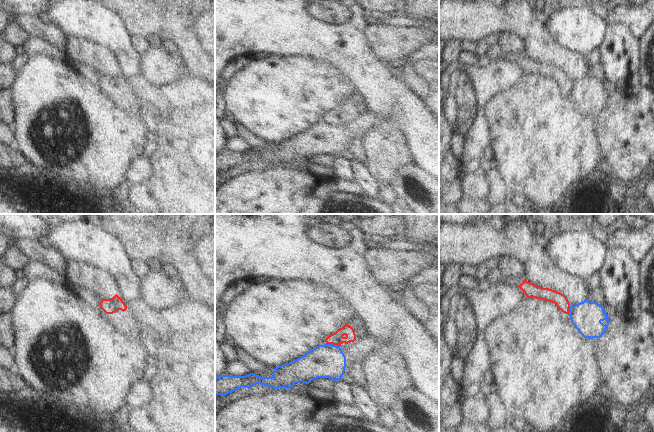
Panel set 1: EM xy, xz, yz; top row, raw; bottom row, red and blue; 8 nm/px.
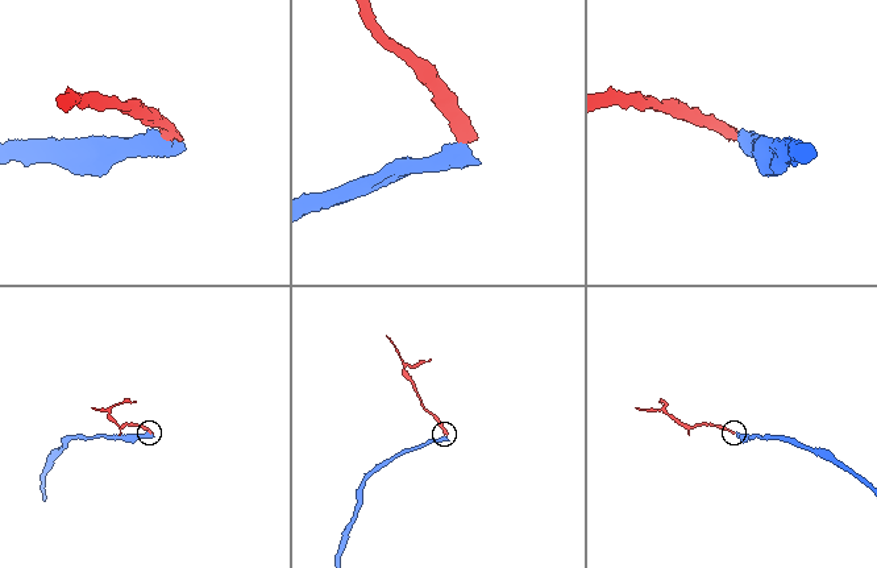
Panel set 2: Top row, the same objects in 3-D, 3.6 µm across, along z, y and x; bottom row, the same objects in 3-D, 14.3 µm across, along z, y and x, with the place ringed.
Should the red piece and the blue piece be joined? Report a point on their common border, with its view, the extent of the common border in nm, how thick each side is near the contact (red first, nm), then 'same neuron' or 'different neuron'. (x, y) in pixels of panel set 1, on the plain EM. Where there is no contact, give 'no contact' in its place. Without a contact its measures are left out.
xz (333, 120) | 110 nm | 100/280 nm | different neuron

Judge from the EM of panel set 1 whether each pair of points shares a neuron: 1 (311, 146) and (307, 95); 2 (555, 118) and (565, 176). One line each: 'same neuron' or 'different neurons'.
1: different neurons
2: same neuron

